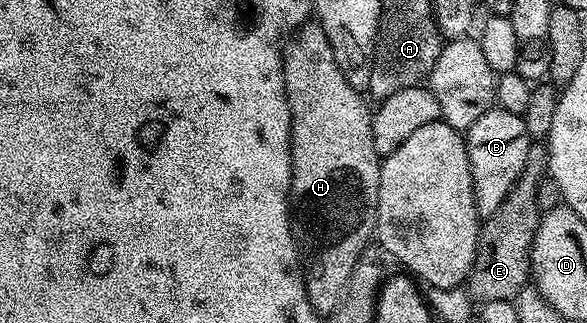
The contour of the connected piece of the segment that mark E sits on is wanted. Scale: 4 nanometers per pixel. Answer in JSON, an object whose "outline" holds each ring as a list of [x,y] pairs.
{"outline":[[[525,171],[516,181],[504,205],[480,225],[476,257],[466,281],[469,296],[476,302],[515,301],[520,291],[529,283],[532,263],[532,243],[542,215],[536,201],[538,176]]]}

